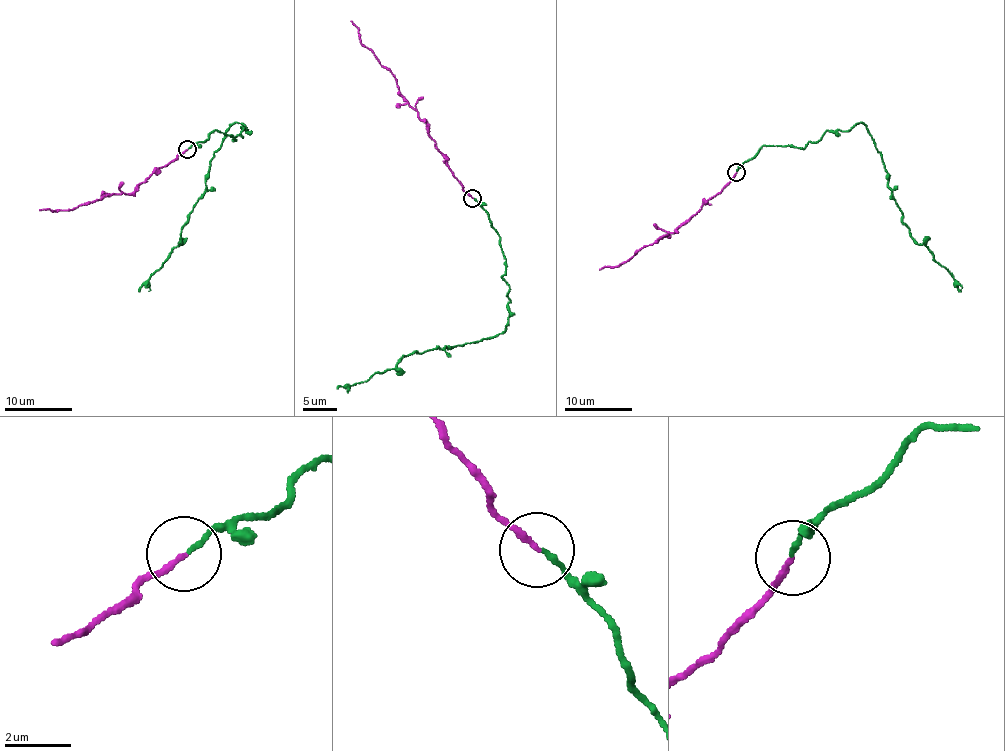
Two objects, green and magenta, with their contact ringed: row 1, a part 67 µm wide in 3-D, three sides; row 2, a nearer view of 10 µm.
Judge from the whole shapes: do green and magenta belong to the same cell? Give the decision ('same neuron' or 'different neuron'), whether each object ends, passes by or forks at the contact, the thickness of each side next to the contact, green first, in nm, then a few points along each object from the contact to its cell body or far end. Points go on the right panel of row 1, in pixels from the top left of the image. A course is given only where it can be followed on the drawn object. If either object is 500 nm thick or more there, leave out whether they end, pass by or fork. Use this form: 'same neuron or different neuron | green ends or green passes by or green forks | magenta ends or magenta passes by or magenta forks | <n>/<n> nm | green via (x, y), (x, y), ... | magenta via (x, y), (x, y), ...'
same neuron | green ends | magenta ends | 150/160 nm | green via (737, 172), (762, 146), (803, 149), (827, 131), (858, 123), (881, 155), (908, 233), (961, 291) | magenta via (737, 172), (677, 231), (640, 248), (624, 263), (599, 270)

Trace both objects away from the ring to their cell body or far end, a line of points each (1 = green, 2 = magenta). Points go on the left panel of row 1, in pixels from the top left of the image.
1: (187, 149), (216, 130), (234, 141), (247, 130), (230, 127), (182, 240), (138, 291)
2: (187, 149), (146, 178), (131, 193), (113, 194), (68, 210), (39, 210)

